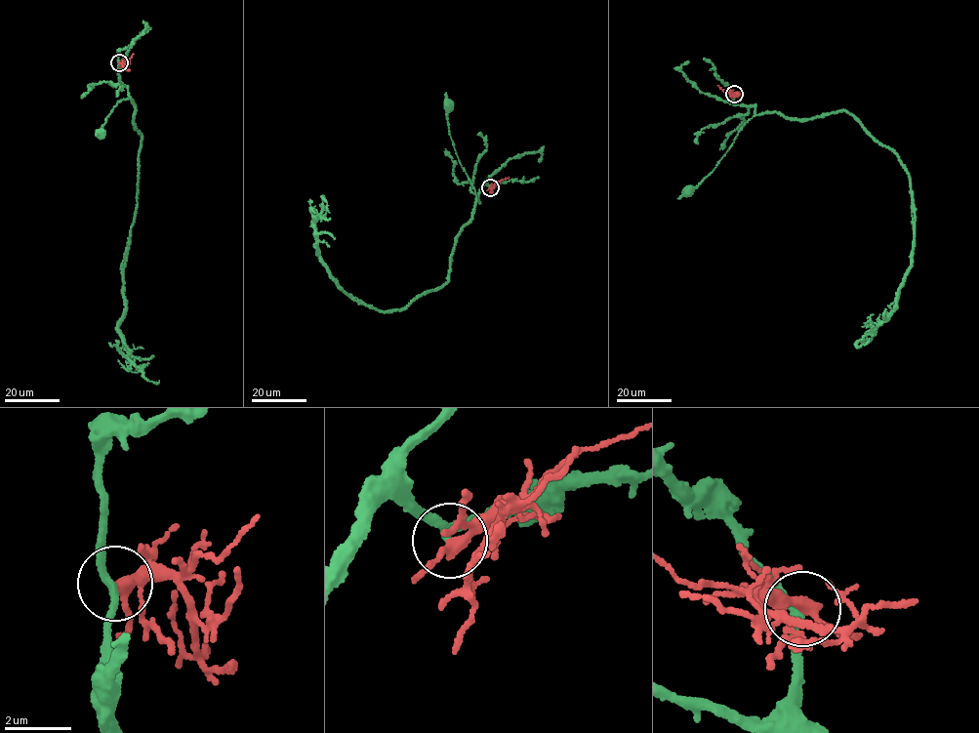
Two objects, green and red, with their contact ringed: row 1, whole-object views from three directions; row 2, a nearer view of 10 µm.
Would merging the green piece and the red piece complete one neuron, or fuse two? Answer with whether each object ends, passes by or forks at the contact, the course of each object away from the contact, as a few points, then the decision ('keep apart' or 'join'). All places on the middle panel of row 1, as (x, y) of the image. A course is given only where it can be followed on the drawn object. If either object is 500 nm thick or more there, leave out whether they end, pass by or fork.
green passes by; red forks; course green (489, 187), (486, 183), (482, 185), (477, 193), (479, 202), (476, 199), (448, 132), (446, 105); course red (490, 187), (509, 177); keep apart

